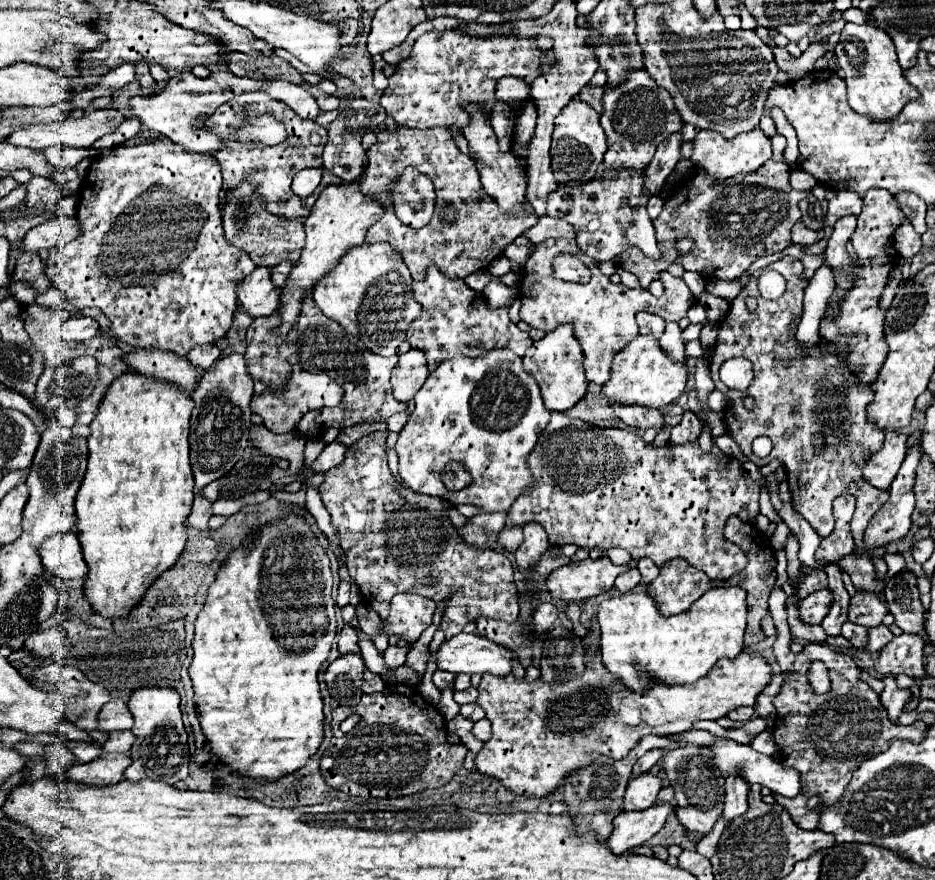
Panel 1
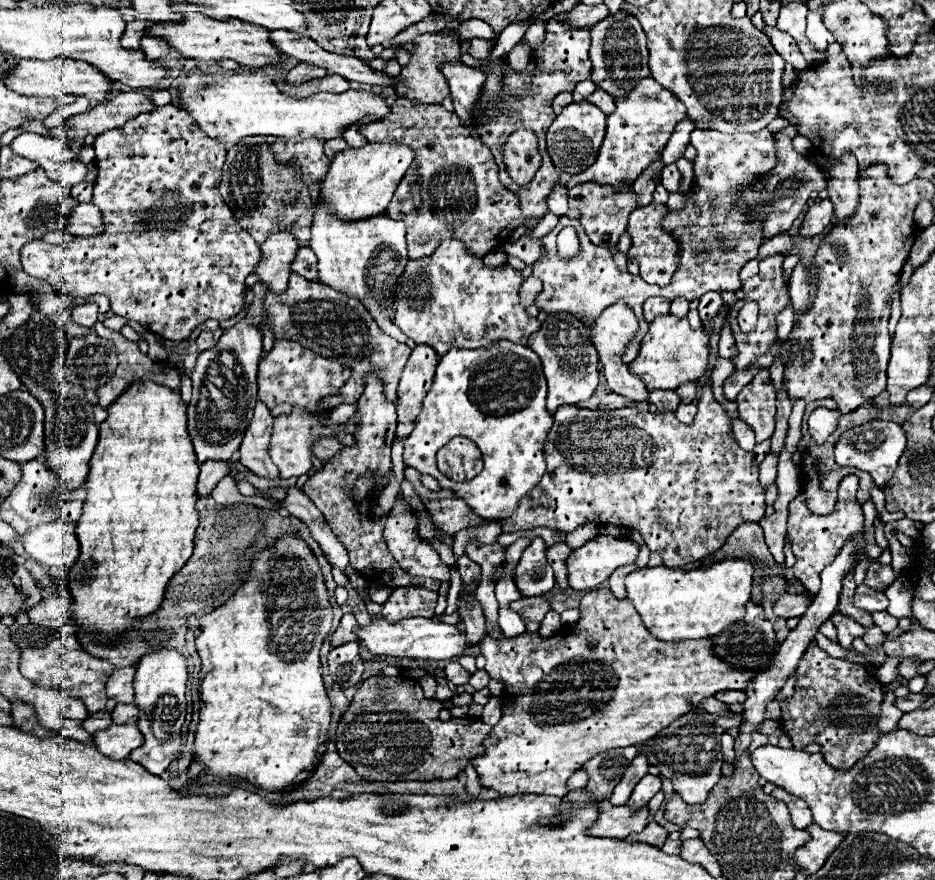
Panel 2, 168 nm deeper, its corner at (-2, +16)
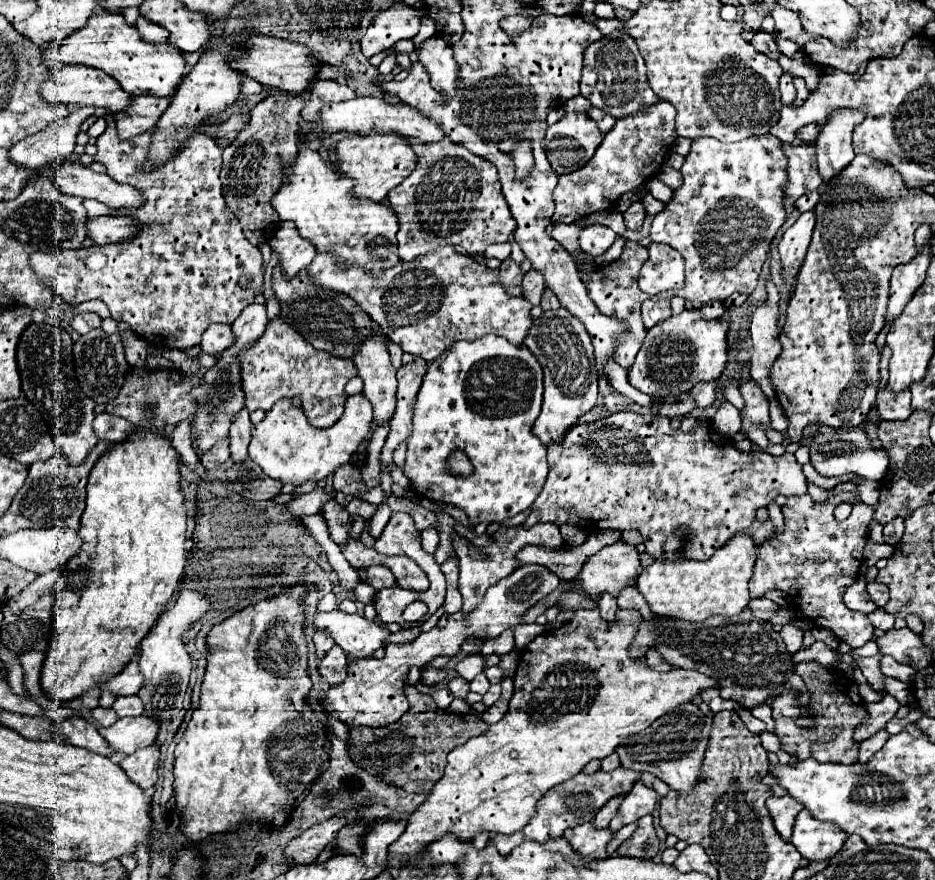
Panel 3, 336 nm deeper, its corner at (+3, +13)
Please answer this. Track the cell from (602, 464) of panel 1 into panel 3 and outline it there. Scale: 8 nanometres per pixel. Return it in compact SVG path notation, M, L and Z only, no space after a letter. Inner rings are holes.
M633 411L613 413L603 421L577 423L571 427L561 443L549 445L547 461L547 483L535 499L533 511L523 527L533 527L535 523L567 523L581 529L637 529L653 559L663 559L661 549L665 539L683 525L691 533L683 555L687 559L709 559L729 541L729 537L751 527L759 507L767 507L777 495L789 497L807 493L807 479L793 453L781 457L761 451L741 453L727 437L715 433L707 419L699 419L695 431L683 433L671 427L669 417L639 415Z

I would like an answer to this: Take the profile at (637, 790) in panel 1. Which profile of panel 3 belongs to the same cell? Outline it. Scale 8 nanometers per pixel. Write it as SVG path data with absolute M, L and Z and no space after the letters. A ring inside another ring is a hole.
M637 781L637 785L631 789L631 793L623 799L623 803L621 803L619 811L615 813L609 829L613 833L617 833L621 827L635 823L637 819L641 819L647 813L653 813L655 803L657 803L655 791L645 787L641 781Z

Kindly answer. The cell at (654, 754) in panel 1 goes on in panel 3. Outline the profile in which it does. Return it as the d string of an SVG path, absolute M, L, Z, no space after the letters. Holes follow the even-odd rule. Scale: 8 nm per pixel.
M625 795L613 797L613 799L609 799L609 801L601 807L601 811L599 811L599 813L595 815L595 819L593 819L593 825L595 825L597 829L607 829L607 827L609 827L609 821L611 821L613 815L617 813L617 809L619 809L623 797L625 797Z

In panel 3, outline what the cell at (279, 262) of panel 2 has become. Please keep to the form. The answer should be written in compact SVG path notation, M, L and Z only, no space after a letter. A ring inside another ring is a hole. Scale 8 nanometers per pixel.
M283 221L269 241L271 249L279 255L279 263L287 277L293 277L297 271L309 267L309 263L315 259L317 249L309 239L301 239L295 223Z

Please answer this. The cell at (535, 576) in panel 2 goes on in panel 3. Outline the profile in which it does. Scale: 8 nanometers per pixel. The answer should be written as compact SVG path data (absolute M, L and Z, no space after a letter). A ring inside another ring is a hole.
M523 565L513 571L509 577L501 579L497 585L489 587L483 601L469 615L453 613L447 615L445 629L431 629L421 633L415 641L403 645L387 645L383 659L351 659L347 663L347 677L339 685L331 685L327 691L319 695L325 705L331 705L331 711L325 711L329 717L343 721L347 727L385 727L389 723L397 723L403 713L407 713L409 703L405 697L405 681L409 667L425 665L437 655L455 657L461 649L461 643L467 637L475 637L485 631L489 637L499 637L505 629L513 629L515 647L523 651L531 639L545 631L543 625L525 625L519 617L523 617L537 601L547 597L559 585L559 577L553 575L547 567L541 565Z

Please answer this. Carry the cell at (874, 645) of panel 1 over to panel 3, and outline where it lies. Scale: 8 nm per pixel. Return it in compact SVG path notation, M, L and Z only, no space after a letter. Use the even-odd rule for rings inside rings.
M875 609L873 613L869 613L869 619L871 619L873 627L881 629L881 631L889 631L893 627L893 623L895 623L895 617L885 613L883 609Z

